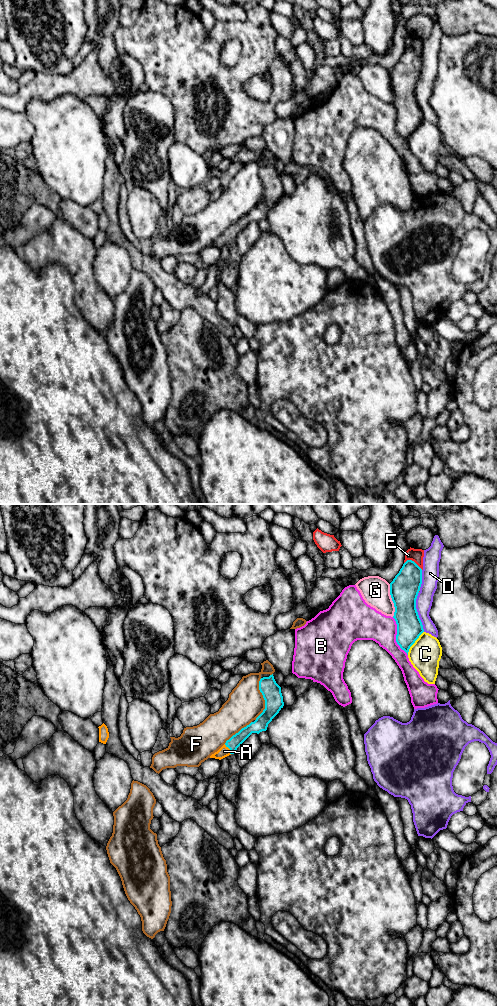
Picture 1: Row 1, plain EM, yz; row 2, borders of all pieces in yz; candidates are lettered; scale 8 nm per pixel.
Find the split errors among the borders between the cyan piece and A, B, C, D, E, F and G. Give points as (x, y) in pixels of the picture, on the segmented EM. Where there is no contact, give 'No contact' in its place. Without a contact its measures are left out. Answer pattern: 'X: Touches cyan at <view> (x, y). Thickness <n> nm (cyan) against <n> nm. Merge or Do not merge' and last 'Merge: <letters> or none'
A: Touches cyan at yz (229, 748). Thickness 100 nm (cyan) against 90 nm. Merge
B: Touches cyan at yz (396, 636). Thickness 200 nm (cyan) against 260 nm. Do not merge
C: Touches cyan at yz (414, 642). Thickness 200 nm (cyan) against 260 nm. Do not merge
D: Touches cyan at yz (417, 612). Thickness 240 nm (cyan) against 130 nm. Do not merge
E: Touches cyan at yz (413, 561). Thickness 240 nm (cyan) against 110 nm. Do not merge
F: Touches cyan at yz (264, 699). Thickness 160 nm (cyan) against 280 nm. Do not merge
G: Touches cyan at yz (392, 600). Thickness 240 nm (cyan) against 220 nm. Do not merge
Merge: A

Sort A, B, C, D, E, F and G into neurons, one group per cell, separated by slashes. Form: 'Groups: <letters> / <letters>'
Groups: A / B / C / D / E / F / G

